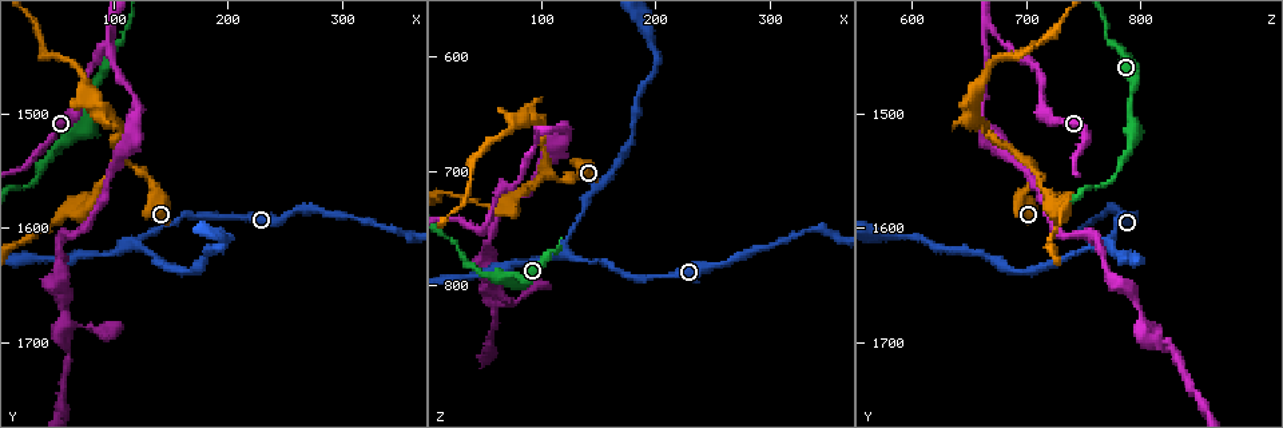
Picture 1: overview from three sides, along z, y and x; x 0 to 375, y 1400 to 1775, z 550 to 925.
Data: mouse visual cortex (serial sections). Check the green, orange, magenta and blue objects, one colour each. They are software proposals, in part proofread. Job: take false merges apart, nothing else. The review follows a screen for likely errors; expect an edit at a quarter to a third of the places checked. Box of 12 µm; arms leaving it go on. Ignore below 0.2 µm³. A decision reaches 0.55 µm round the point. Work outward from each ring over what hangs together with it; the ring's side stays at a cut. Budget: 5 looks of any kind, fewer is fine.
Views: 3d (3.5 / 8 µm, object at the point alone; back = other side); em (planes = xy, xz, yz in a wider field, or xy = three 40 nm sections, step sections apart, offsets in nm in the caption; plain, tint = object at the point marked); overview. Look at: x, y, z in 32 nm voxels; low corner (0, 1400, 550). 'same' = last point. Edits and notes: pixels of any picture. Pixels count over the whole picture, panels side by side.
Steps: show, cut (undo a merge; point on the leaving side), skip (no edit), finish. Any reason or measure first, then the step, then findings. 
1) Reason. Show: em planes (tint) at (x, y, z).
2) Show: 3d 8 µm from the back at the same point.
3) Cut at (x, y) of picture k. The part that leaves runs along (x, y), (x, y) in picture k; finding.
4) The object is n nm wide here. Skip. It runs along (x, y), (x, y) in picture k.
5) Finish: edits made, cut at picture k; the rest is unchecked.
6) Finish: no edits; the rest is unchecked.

Calibre changes. Show: 3d 3.5 µm at (74, 1502, 796).

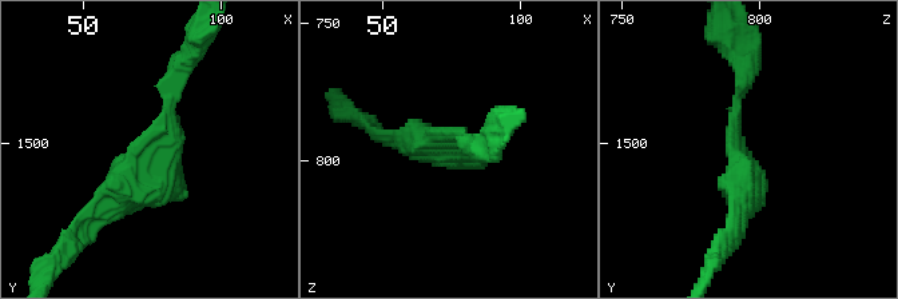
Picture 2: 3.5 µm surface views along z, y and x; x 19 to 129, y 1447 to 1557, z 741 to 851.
Now the EM. Show: em xy step 3 (tint) at (73, 1504, 793).

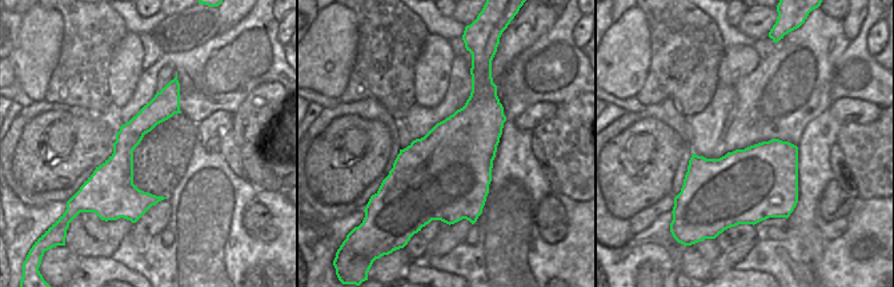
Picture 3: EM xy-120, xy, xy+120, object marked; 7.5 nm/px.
Skip. It runs along (174, 78), (146, 155), (84, 216) in picture 2; continuous, no second cell.

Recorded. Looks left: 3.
Three arms meet. Show: 3d 3.5 µm at (106, 1540, 706).

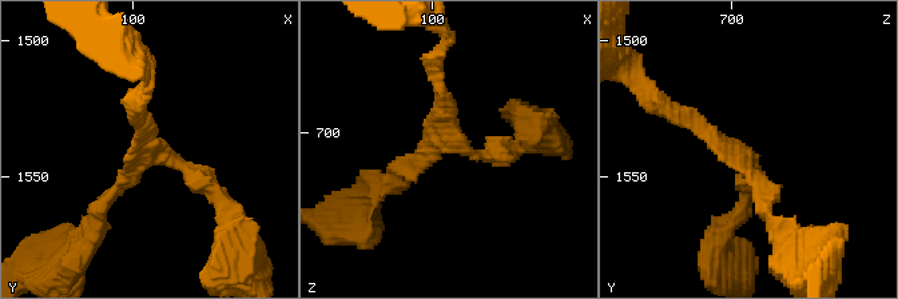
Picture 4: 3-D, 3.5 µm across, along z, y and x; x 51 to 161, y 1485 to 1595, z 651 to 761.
The arms are 200, 200, 200 nm wide. Skip. It runs along (222, 199), (148, 154), (136, 112) in picture 4; one cell here.

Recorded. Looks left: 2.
Finish: no edits; the rest is unchecked.

